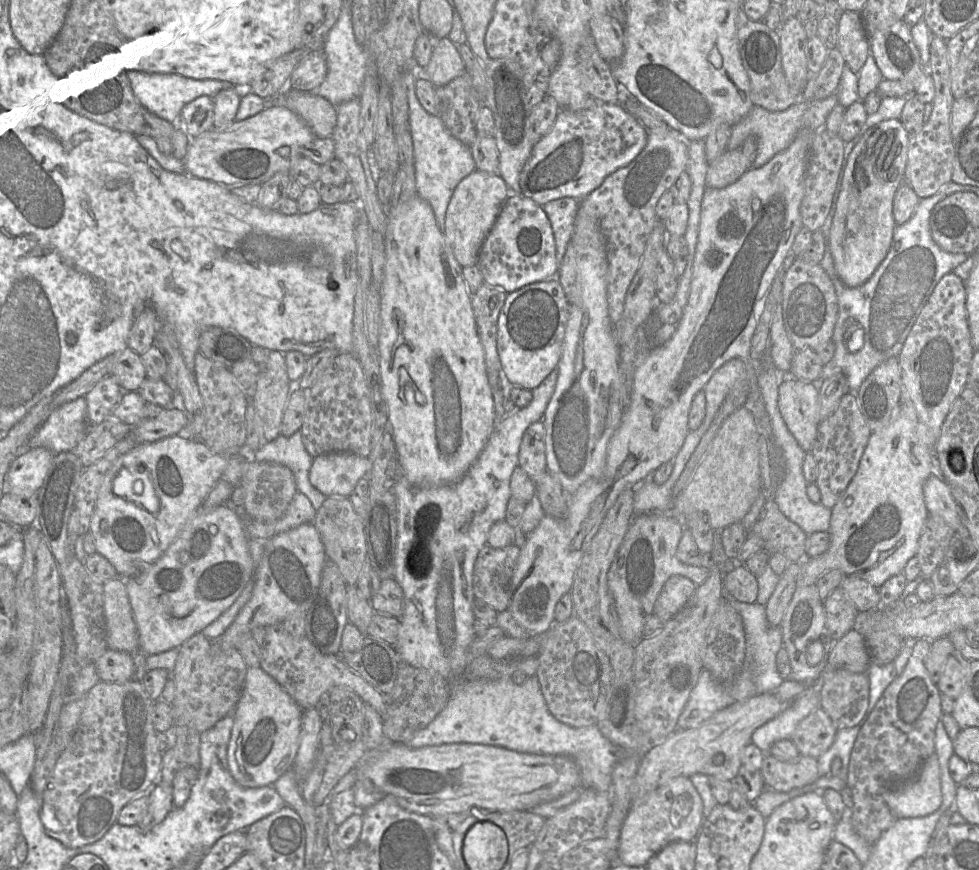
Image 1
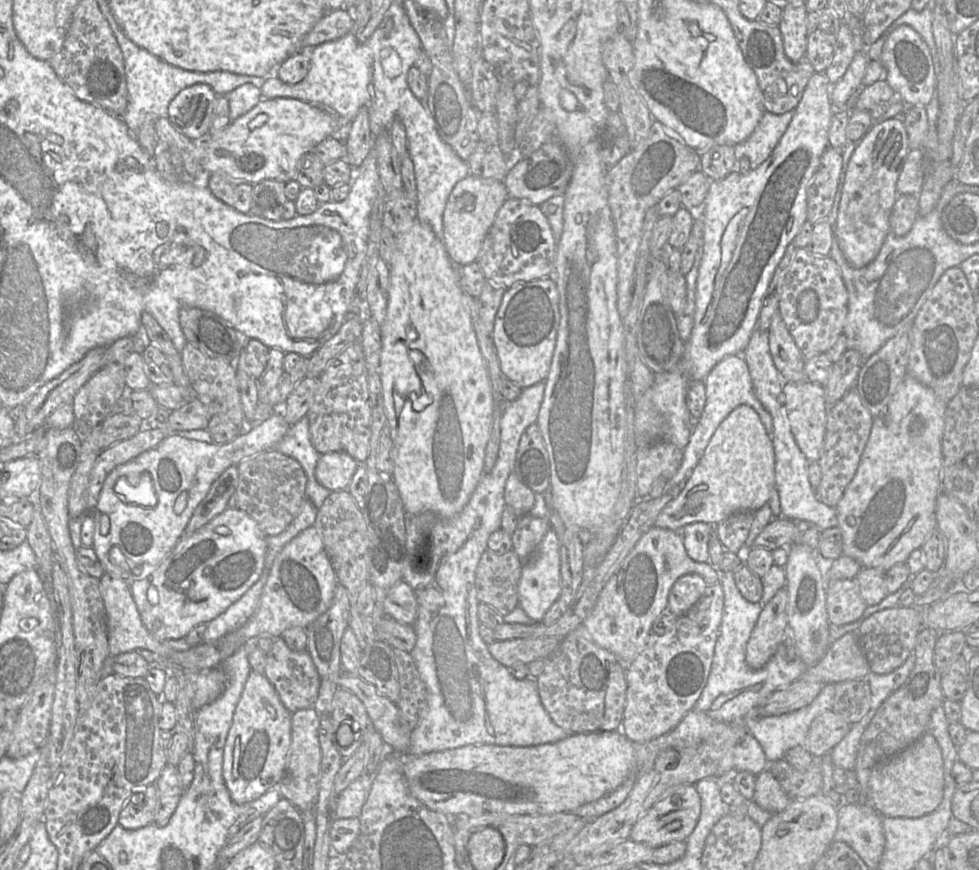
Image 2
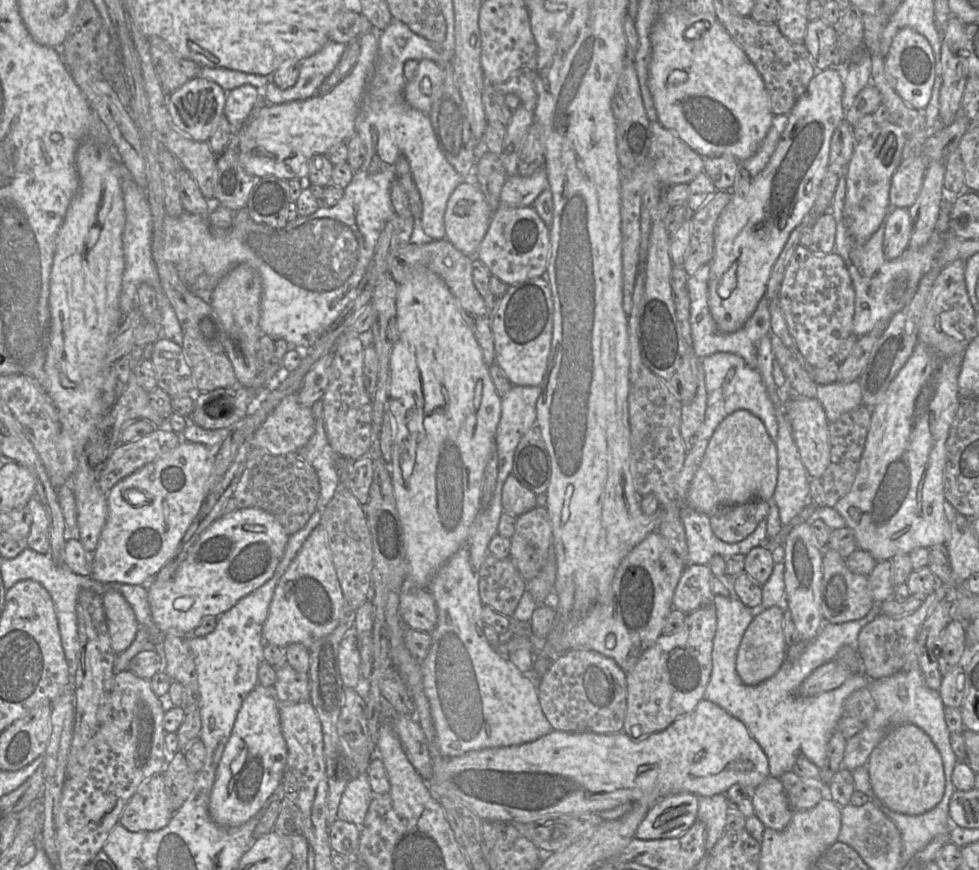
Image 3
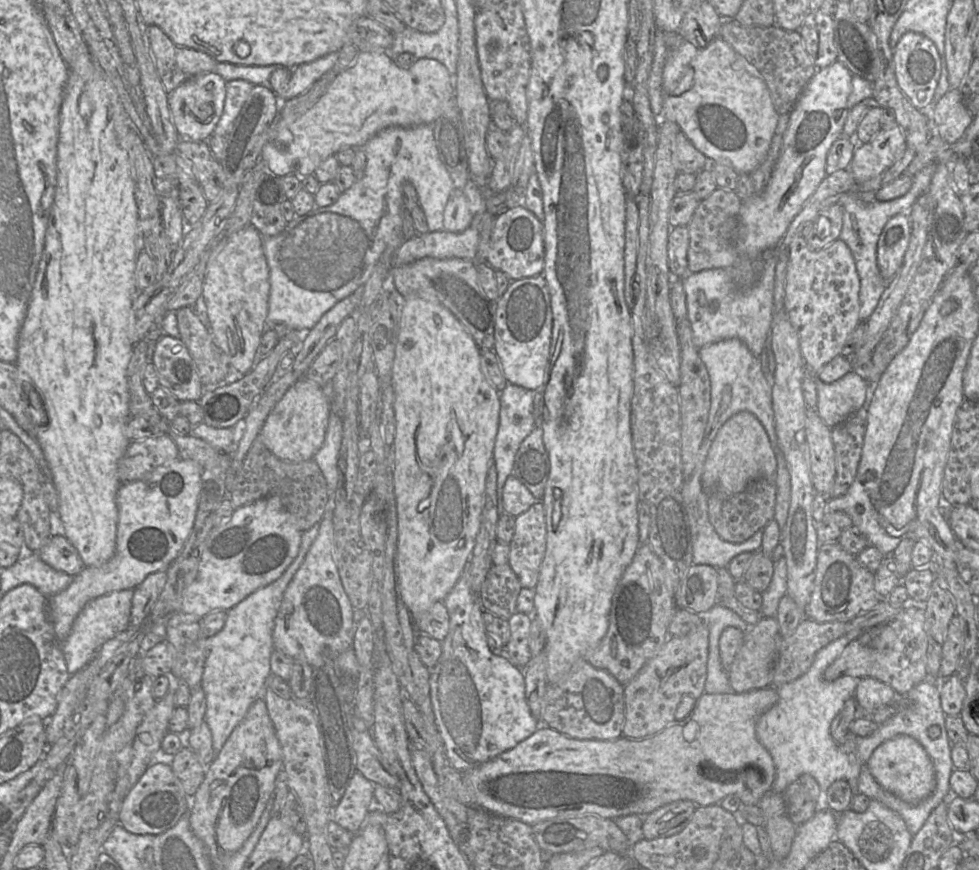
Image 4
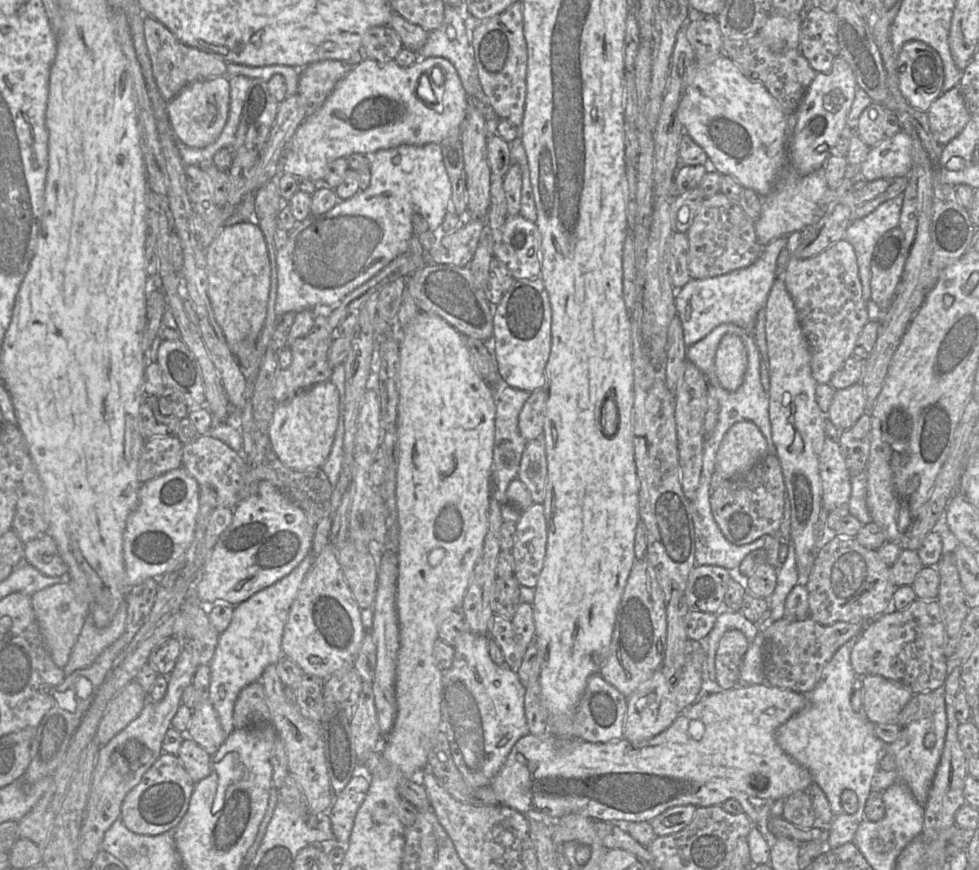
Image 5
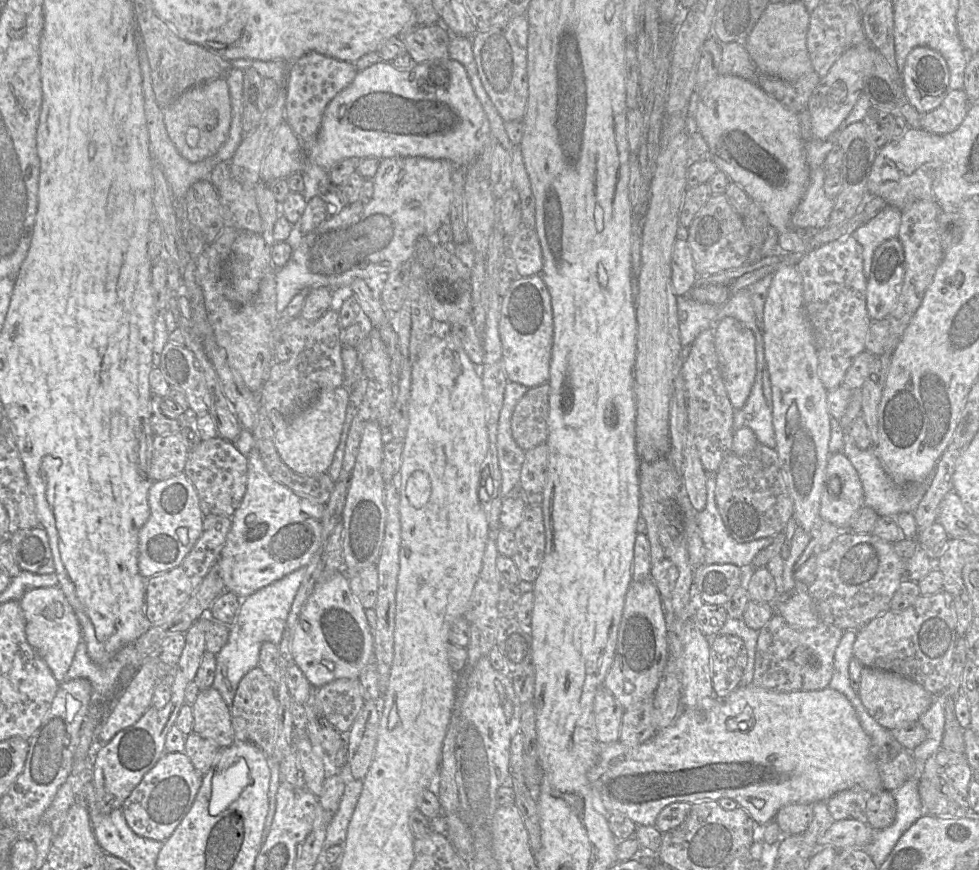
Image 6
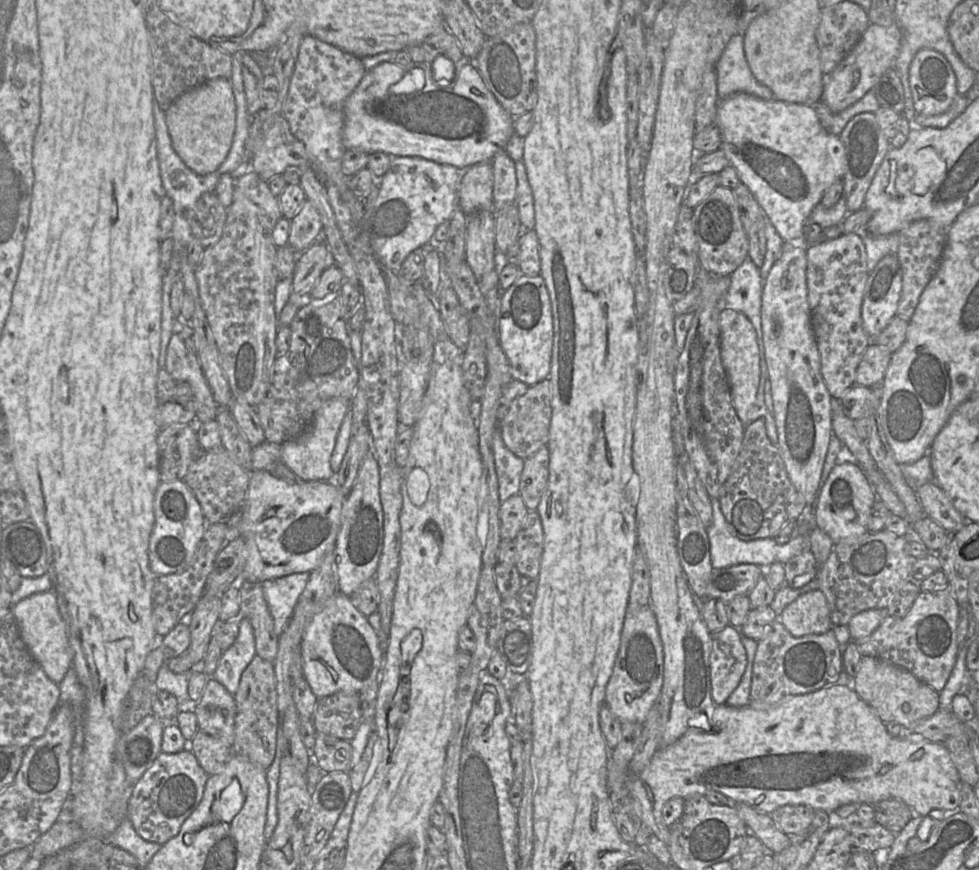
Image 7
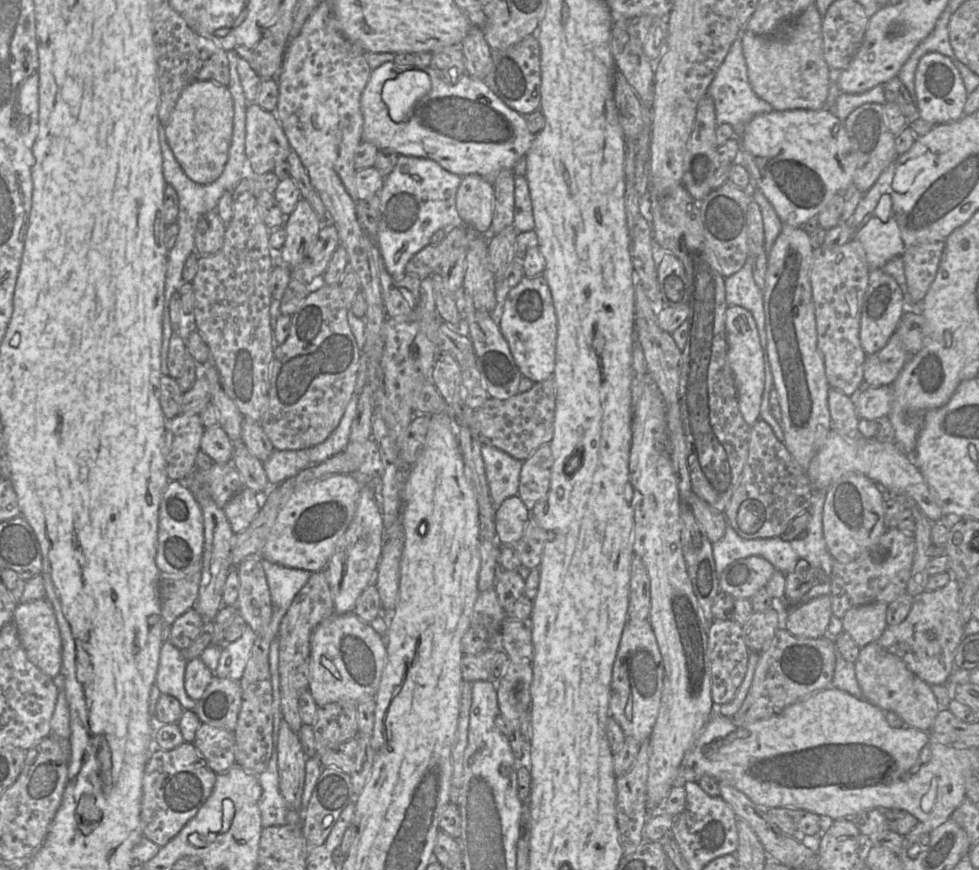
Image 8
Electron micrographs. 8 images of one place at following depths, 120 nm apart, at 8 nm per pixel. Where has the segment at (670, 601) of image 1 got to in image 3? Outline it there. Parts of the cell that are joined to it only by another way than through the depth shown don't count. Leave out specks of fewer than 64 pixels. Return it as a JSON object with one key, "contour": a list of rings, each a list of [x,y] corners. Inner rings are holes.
{"contour":[[[686,564],[673,596],[673,607],[685,614],[713,604],[709,565]]]}

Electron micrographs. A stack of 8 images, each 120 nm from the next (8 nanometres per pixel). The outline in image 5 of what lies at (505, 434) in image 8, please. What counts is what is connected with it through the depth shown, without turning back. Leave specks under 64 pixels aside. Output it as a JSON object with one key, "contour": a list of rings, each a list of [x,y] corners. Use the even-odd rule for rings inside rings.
{"contour":[[[539,389],[530,394],[518,418],[519,432],[526,442],[543,436],[545,416],[546,392]]]}

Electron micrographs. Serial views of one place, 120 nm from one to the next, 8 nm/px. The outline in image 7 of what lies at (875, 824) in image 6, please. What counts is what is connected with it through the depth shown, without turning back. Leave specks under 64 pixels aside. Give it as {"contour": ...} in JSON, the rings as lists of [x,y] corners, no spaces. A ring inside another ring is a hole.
{"contour":[[[889,798],[869,805],[873,806],[876,823],[885,827],[894,834],[899,833],[914,816],[914,813],[910,807],[897,798]]]}

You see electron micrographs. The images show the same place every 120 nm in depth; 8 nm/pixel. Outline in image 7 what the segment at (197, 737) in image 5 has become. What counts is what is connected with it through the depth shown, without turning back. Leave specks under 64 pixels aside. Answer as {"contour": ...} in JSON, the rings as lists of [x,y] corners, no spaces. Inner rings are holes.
{"contour":[[[209,677],[203,694],[193,703],[198,729],[214,736],[232,748],[234,742],[236,703],[228,690]]]}

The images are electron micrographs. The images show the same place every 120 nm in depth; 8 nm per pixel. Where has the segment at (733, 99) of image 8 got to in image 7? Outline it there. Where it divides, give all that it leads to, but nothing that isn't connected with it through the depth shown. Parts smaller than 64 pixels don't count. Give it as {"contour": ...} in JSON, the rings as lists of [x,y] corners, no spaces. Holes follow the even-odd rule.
{"contour":[[[742,34],[733,35],[720,59],[715,65],[717,75],[717,91],[720,100],[728,98],[737,93],[747,93],[764,100],[774,99],[773,92],[765,85],[759,83],[752,74],[744,52],[744,36]]]}

